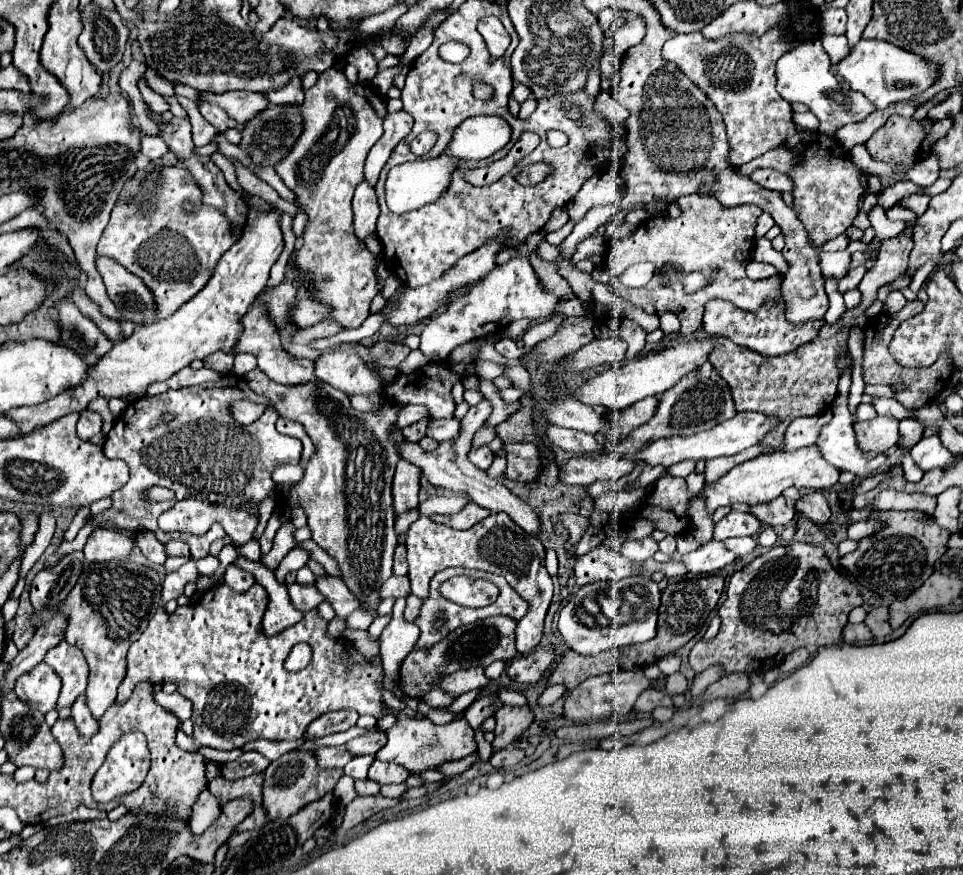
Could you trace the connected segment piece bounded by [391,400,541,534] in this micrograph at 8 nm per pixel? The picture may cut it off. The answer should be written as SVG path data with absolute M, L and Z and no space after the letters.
M481 400L477 406L471 406L469 412L463 416L461 420L461 430L459 430L459 436L453 438L453 440L447 440L447 442L441 442L437 450L431 450L431 452L425 452L419 444L413 444L409 442L403 434L401 434L401 428L393 426L391 430L391 440L395 442L395 448L399 452L399 456L411 464L415 464L421 474L429 480L429 484L433 486L439 486L439 488L445 488L445 490L451 490L455 494L465 494L469 496L475 504L491 510L491 512L505 512L509 514L525 532L529 534L539 534L539 518L537 514L523 502L519 500L515 494L511 494L505 486L497 484L495 480L487 478L487 472L479 470L479 468L473 468L473 464L469 462L467 458L467 452L471 448L471 440L473 440L473 434L477 432L477 428L481 428L485 424L485 420L489 418L489 402L487 400Z

